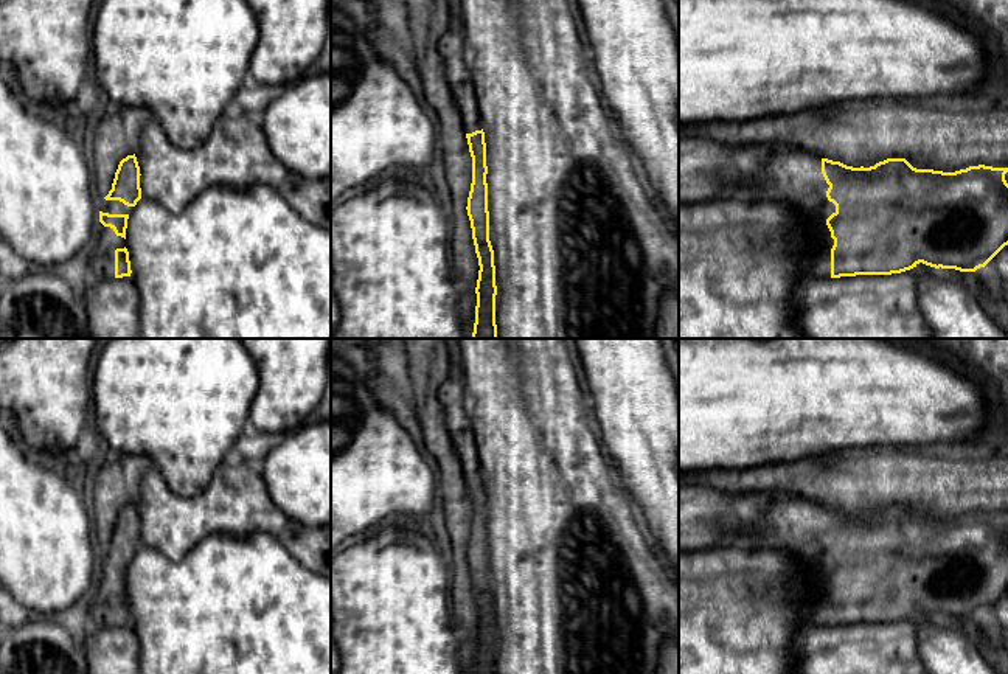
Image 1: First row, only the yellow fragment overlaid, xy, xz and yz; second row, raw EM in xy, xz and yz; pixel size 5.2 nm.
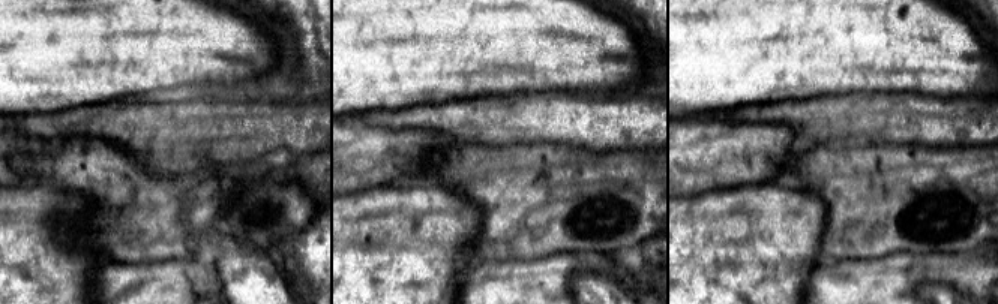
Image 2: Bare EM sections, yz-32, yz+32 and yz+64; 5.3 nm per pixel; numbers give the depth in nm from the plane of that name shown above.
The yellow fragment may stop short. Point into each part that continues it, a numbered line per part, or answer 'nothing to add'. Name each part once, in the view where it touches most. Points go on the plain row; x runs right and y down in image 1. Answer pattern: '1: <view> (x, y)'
1: yz (792, 524)

